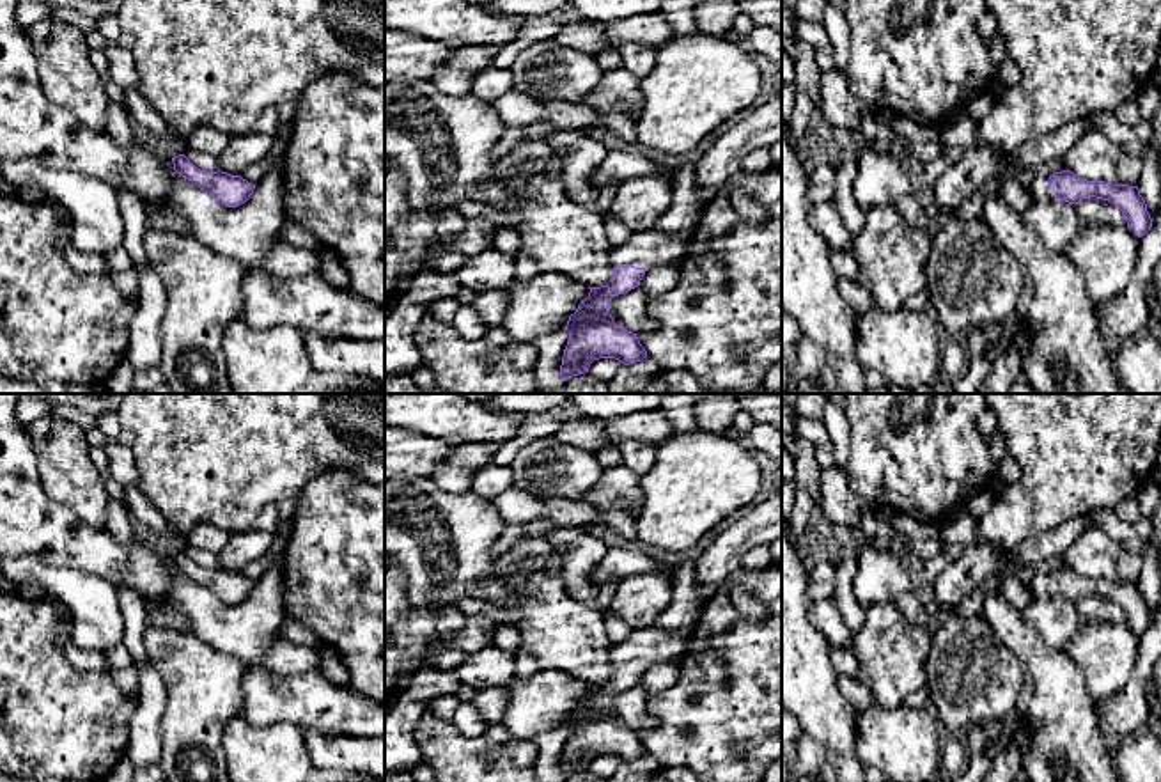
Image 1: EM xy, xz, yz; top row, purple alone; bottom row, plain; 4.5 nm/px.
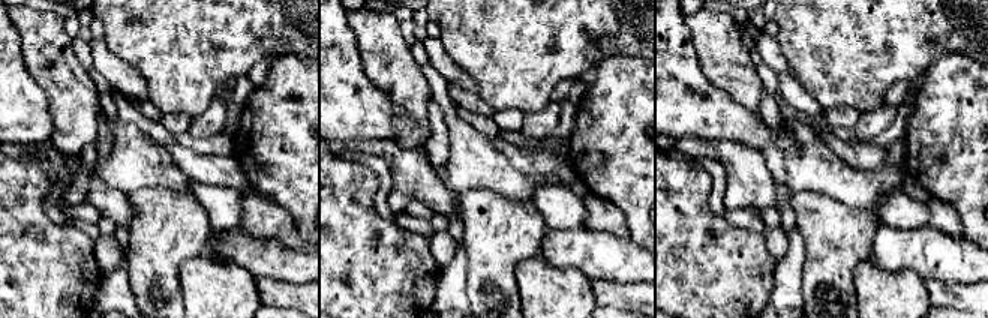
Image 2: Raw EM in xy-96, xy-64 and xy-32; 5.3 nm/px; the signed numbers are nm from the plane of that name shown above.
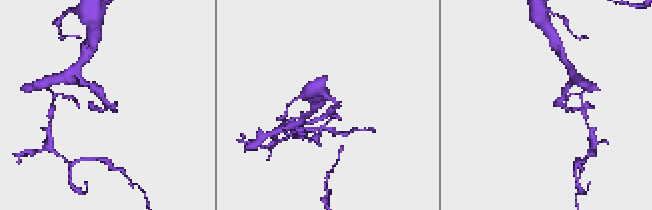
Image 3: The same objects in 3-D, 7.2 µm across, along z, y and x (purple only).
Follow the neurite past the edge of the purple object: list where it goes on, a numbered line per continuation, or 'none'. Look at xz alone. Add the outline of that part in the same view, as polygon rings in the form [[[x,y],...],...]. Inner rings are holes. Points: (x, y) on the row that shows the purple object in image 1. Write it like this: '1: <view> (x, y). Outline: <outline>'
1: xz (649, 249). Outline: [[[656,229],[633,232],[624,245],[612,248],[612,268],[631,264],[651,270],[663,264],[679,264],[688,252],[690,234],[691,231],[661,232]]]

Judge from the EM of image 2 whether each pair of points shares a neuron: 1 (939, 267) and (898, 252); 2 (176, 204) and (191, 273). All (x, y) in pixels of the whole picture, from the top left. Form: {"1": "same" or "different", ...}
{"1": "same", "2": "different"}

